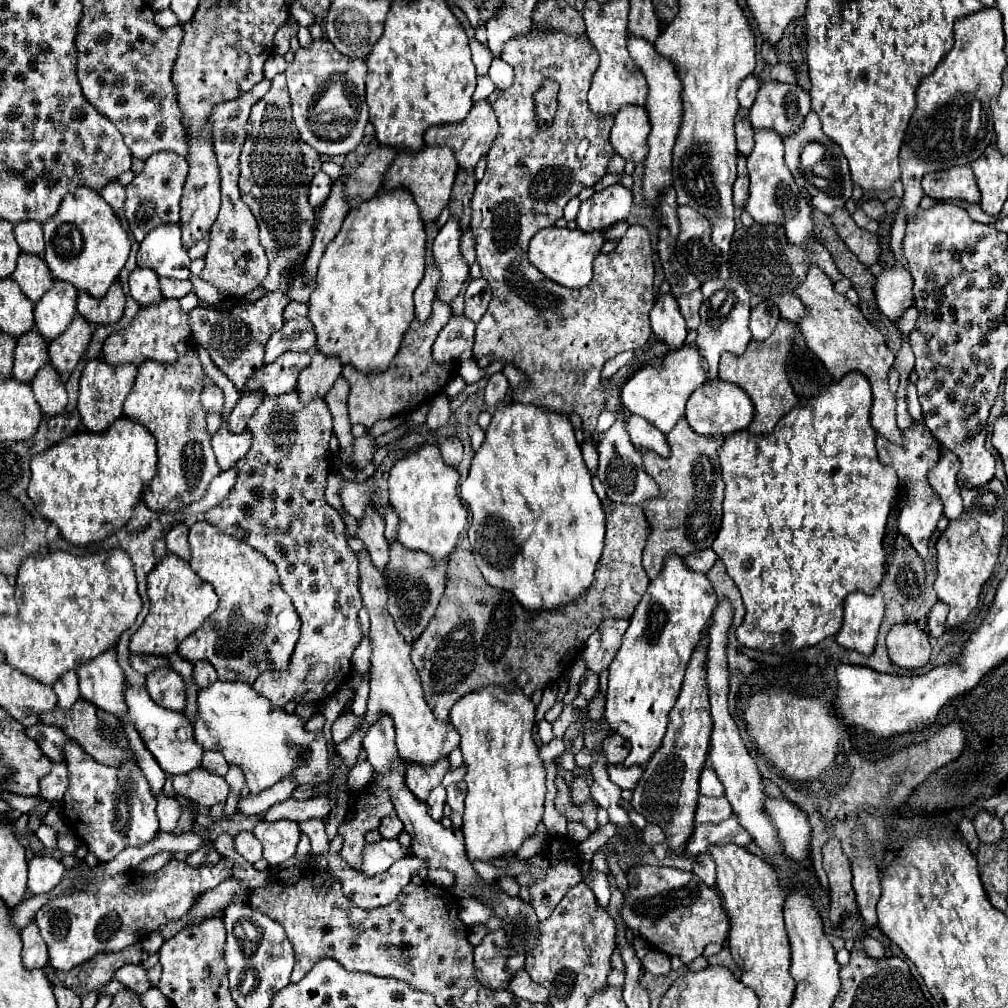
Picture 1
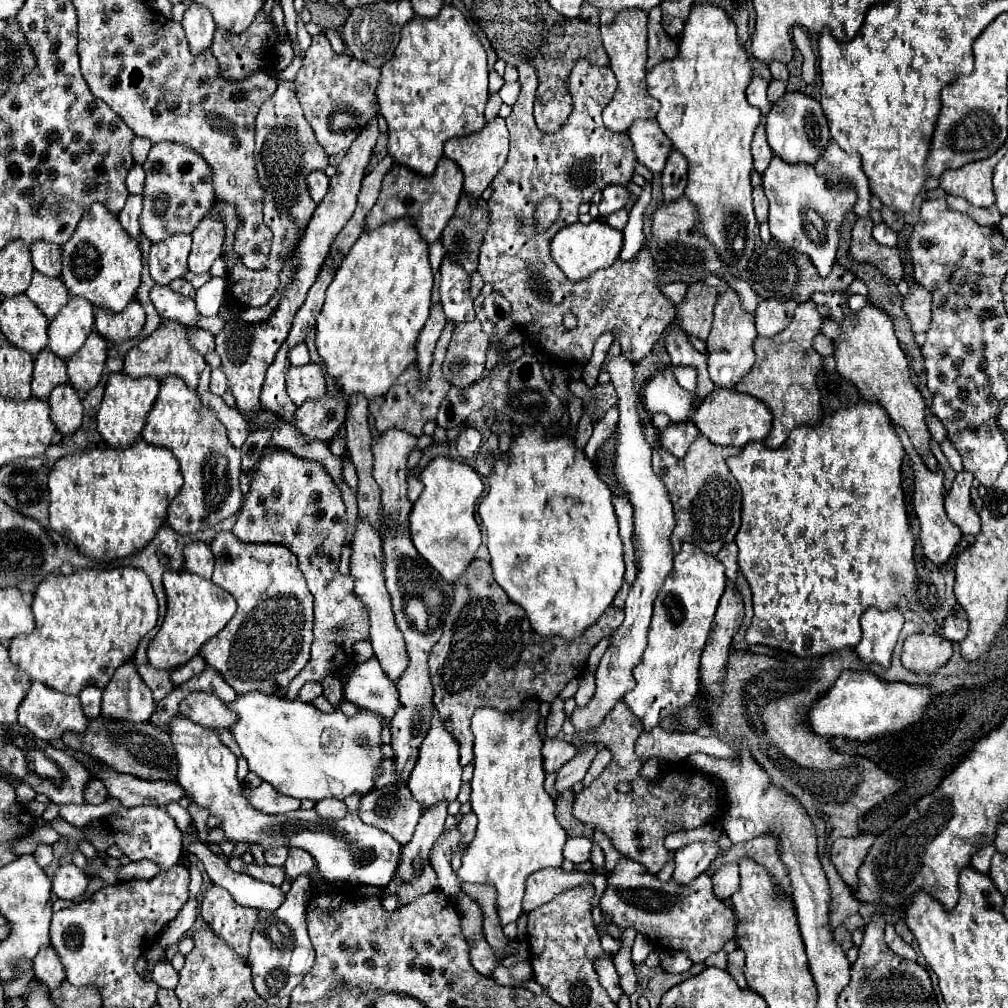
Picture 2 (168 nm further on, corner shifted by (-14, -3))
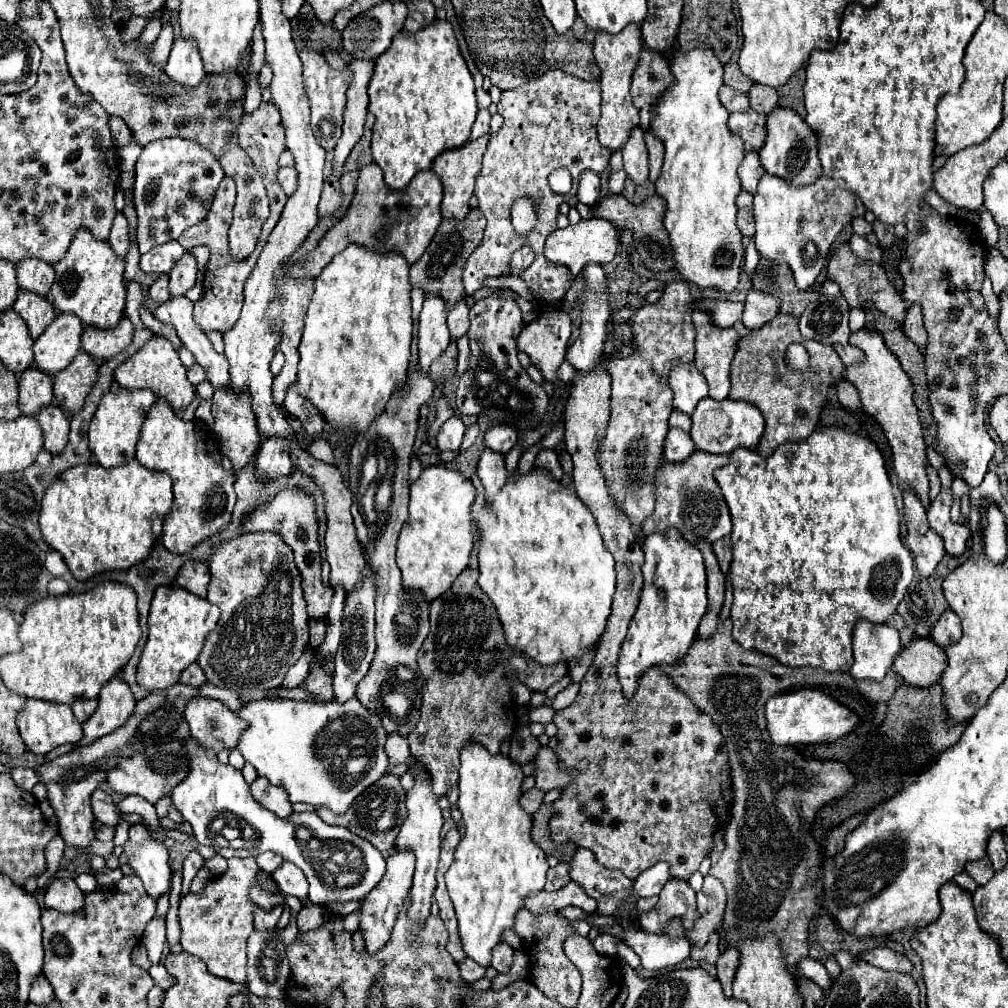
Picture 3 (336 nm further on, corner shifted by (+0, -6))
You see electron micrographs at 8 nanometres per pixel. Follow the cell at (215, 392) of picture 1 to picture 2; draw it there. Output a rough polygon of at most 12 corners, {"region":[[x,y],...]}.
{"region":[[221,367],[211,371],[211,393],[223,395],[227,379]]}

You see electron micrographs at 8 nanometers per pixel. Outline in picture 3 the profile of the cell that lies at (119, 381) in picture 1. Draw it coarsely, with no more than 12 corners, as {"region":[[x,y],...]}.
{"region":[[117,384],[89,424],[101,466],[135,458],[141,424],[157,396]]}

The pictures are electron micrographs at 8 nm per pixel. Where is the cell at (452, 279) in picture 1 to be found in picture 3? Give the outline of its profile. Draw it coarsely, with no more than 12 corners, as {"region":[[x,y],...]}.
{"region":[[427,292],[419,316],[419,364],[447,348],[447,304]]}

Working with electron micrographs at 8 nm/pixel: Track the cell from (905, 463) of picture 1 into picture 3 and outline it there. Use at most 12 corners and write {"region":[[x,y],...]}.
{"region":[[903,492],[905,546],[927,578],[945,554],[913,492]]}

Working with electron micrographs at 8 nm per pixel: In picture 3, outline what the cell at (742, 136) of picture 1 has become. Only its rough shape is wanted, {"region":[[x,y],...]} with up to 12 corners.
{"region":[[749,150],[739,166],[743,190],[753,194],[765,170]]}

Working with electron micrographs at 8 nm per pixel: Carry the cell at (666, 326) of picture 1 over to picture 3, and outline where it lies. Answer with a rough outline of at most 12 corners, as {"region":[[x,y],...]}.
{"region":[[693,362],[669,372],[673,406],[693,414],[707,384]]}

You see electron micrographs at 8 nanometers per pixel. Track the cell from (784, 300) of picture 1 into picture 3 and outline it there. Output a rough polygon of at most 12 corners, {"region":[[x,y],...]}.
{"region":[[833,344],[843,364],[863,360],[863,352],[857,348]]}

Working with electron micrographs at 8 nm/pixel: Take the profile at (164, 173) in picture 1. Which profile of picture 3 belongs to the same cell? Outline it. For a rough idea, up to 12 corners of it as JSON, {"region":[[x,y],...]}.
{"region":[[189,140],[147,144],[133,188],[139,252],[201,222],[225,174]]}

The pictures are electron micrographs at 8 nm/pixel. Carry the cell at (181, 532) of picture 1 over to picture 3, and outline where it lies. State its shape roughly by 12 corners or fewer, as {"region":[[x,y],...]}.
{"region":[[187,560],[177,586],[207,596],[209,568],[201,560]]}

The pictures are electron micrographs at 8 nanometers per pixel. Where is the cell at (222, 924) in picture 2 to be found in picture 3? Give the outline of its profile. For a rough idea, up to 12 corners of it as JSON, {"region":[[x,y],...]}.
{"region":[[255,858],[179,904],[181,946],[245,982]]}

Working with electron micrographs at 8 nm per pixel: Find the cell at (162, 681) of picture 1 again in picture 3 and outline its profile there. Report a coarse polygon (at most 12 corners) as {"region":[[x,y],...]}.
{"region":[[203,696],[187,702],[191,736],[215,752],[235,748],[245,720]]}

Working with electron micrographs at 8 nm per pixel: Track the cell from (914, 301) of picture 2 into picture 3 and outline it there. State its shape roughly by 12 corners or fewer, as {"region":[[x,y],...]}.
{"region":[[919,304],[907,310],[903,332],[921,350],[927,344]]}

